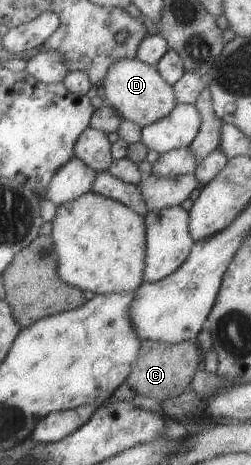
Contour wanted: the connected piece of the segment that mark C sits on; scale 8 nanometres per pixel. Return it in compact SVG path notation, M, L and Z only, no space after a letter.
M153 339L141 340L137 361L125 381L136 394L154 398L159 402L182 393L201 364L201 351L193 341L169 344Z

